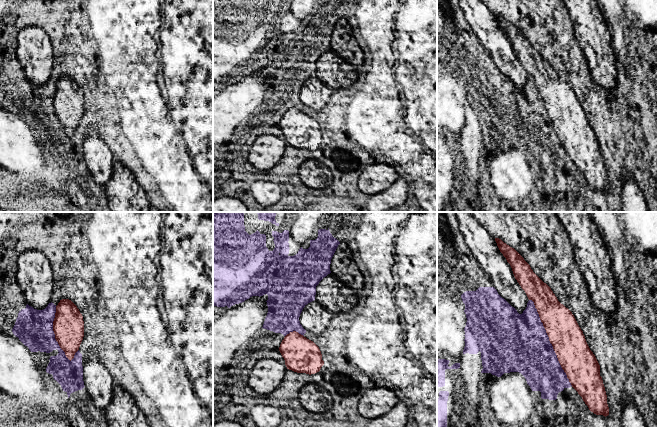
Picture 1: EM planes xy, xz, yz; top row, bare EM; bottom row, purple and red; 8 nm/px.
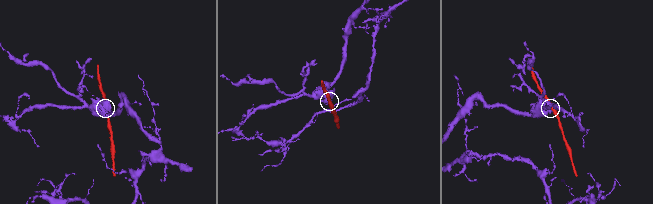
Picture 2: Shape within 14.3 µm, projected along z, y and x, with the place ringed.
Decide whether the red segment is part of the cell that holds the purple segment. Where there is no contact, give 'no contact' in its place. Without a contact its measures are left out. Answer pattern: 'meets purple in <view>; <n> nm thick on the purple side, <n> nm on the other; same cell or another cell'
meets purple in yz; 460 nm thick on the purple side, 280 nm on the other; another cell

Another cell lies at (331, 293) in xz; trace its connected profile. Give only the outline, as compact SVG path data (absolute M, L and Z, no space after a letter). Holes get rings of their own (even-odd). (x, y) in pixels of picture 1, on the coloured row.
M331 273L316 286L315 302L331 313L348 312L358 302L357 293Z

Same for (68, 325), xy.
M62 299L56 306L53 331L60 348L71 361L84 337L83 316L71 300Z

